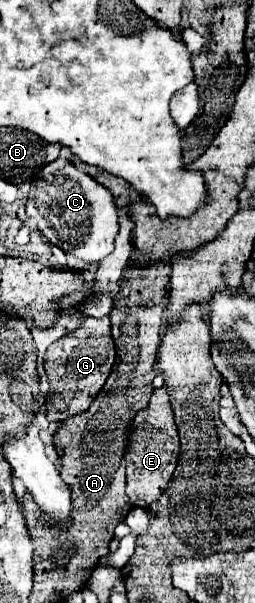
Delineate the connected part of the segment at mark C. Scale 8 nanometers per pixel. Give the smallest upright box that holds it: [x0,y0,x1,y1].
[26,159,118,263]

